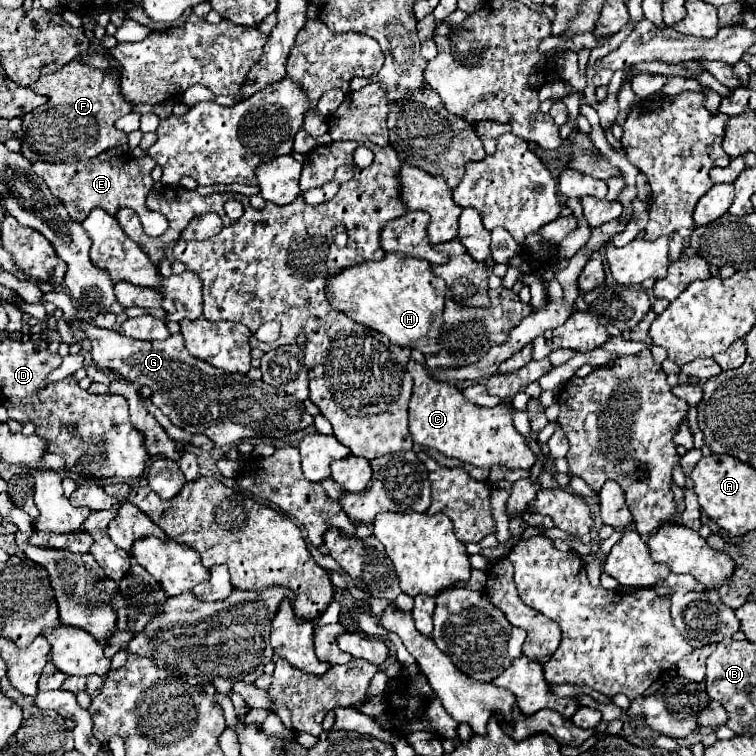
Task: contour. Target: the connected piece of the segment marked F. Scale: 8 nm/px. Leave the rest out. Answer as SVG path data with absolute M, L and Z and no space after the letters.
M75 58L73 62L65 64L61 70L39 78L33 84L33 90L39 94L45 94L47 102L43 106L35 108L31 114L23 116L23 128L17 134L17 138L21 140L21 154L25 158L29 158L31 162L79 162L79 160L95 158L111 148L127 144L127 134L115 128L115 120L119 116L129 114L133 110L133 104L129 104L123 98L123 94L119 92L119 74L115 74L115 70L101 72Z

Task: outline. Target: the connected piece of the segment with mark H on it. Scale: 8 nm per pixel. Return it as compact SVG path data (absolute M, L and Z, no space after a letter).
M389 252L379 262L365 262L365 264L361 262L353 268L339 270L325 286L325 294L327 294L329 304L335 310L347 314L351 320L355 320L359 324L365 324L365 326L385 334L393 344L417 348L425 356L437 352L437 336L439 336L439 328L443 324L445 282L441 282L441 278L437 278L431 272L429 262L425 262L421 258L411 258L405 254Z

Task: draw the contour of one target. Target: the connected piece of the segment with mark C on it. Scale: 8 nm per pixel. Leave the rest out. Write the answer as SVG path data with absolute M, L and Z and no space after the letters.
M409 360L407 368L415 382L413 396L409 402L409 430L417 444L437 448L445 456L457 458L479 468L505 464L511 470L531 470L537 458L525 444L525 438L517 432L513 424L513 412L507 404L501 402L493 408L473 406L473 402L465 402L463 392L459 388L435 380L415 360Z

